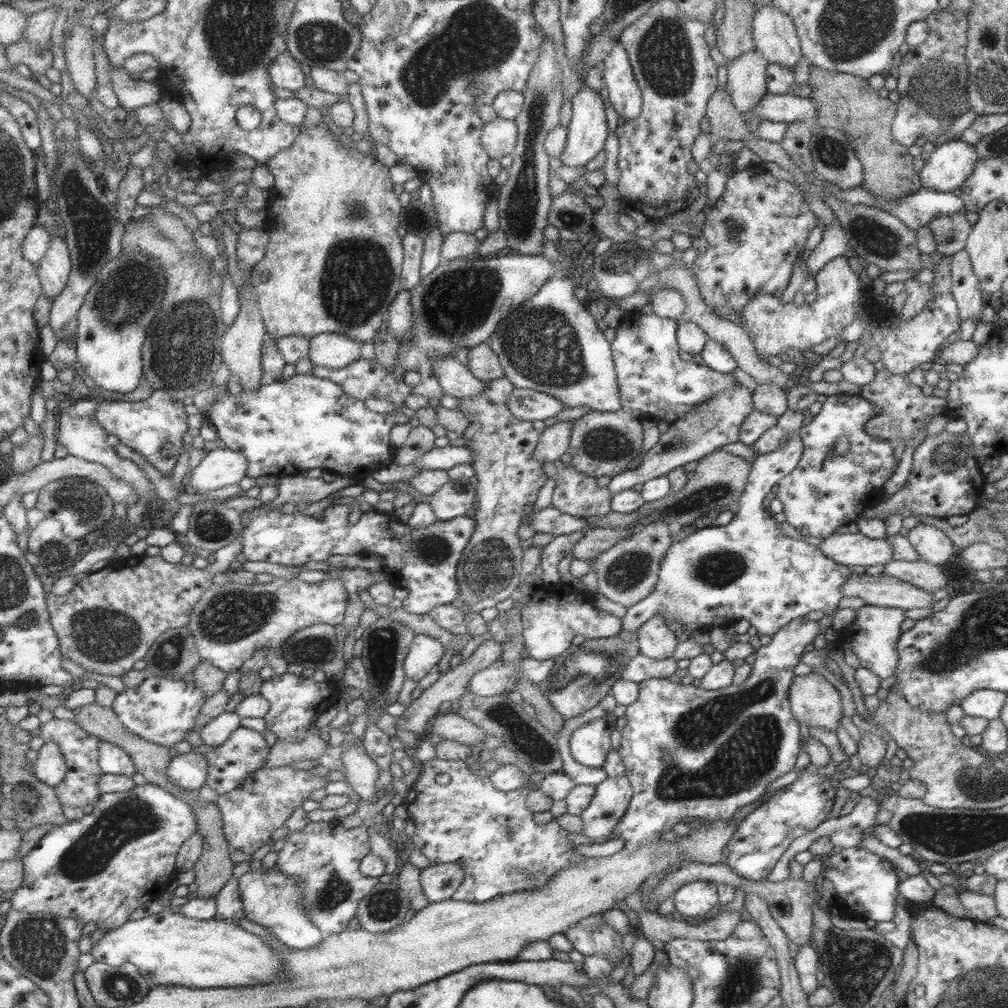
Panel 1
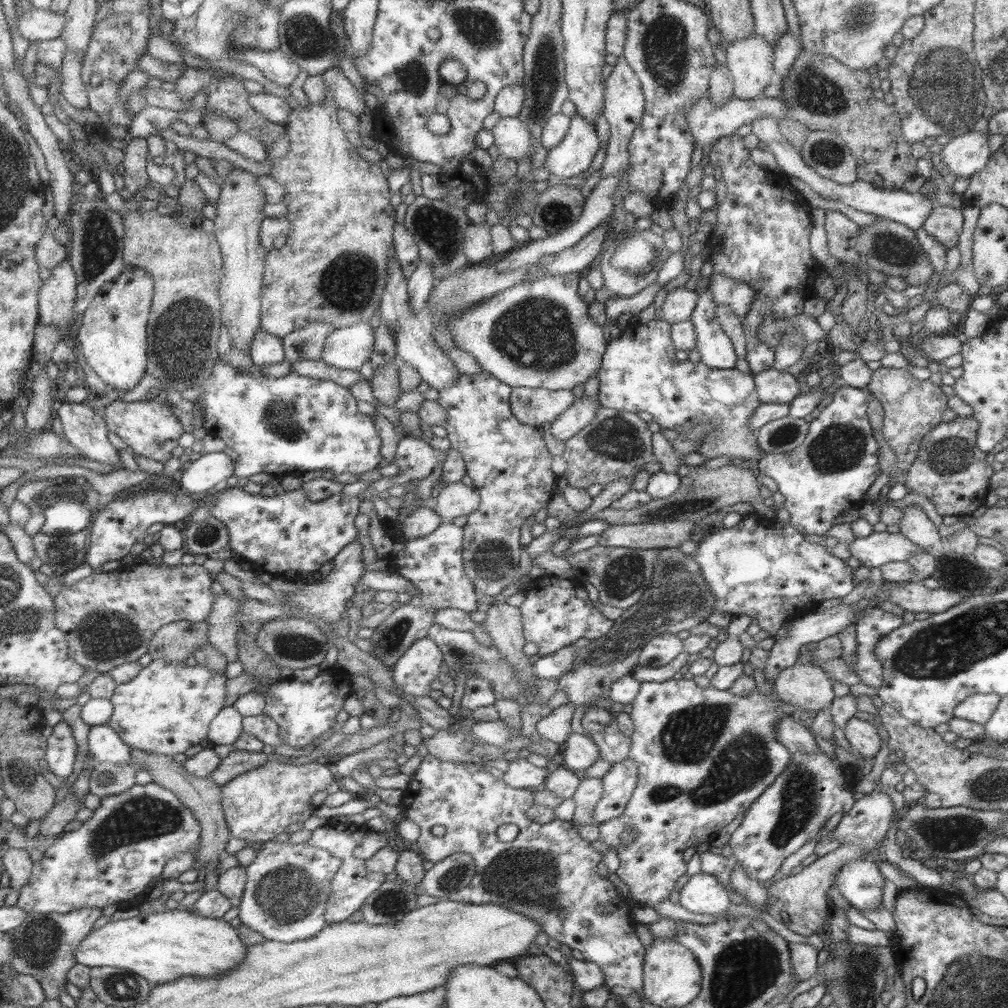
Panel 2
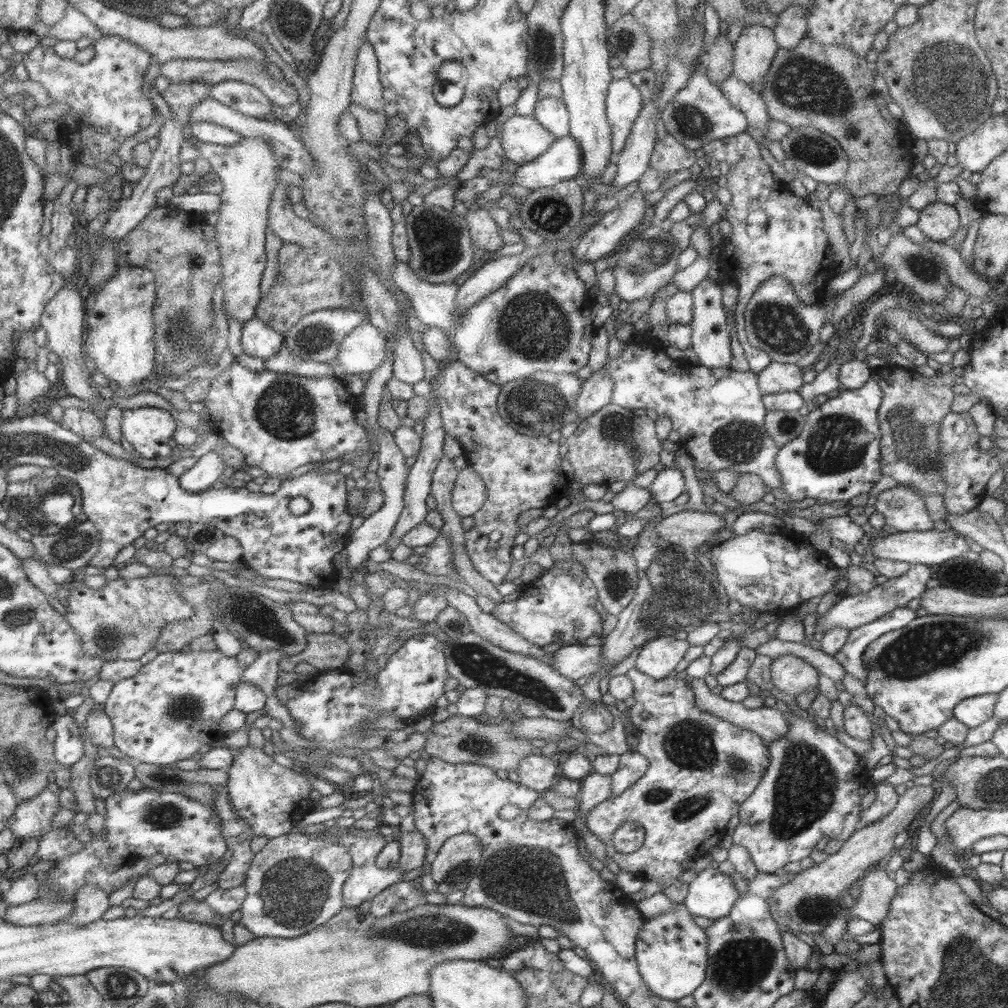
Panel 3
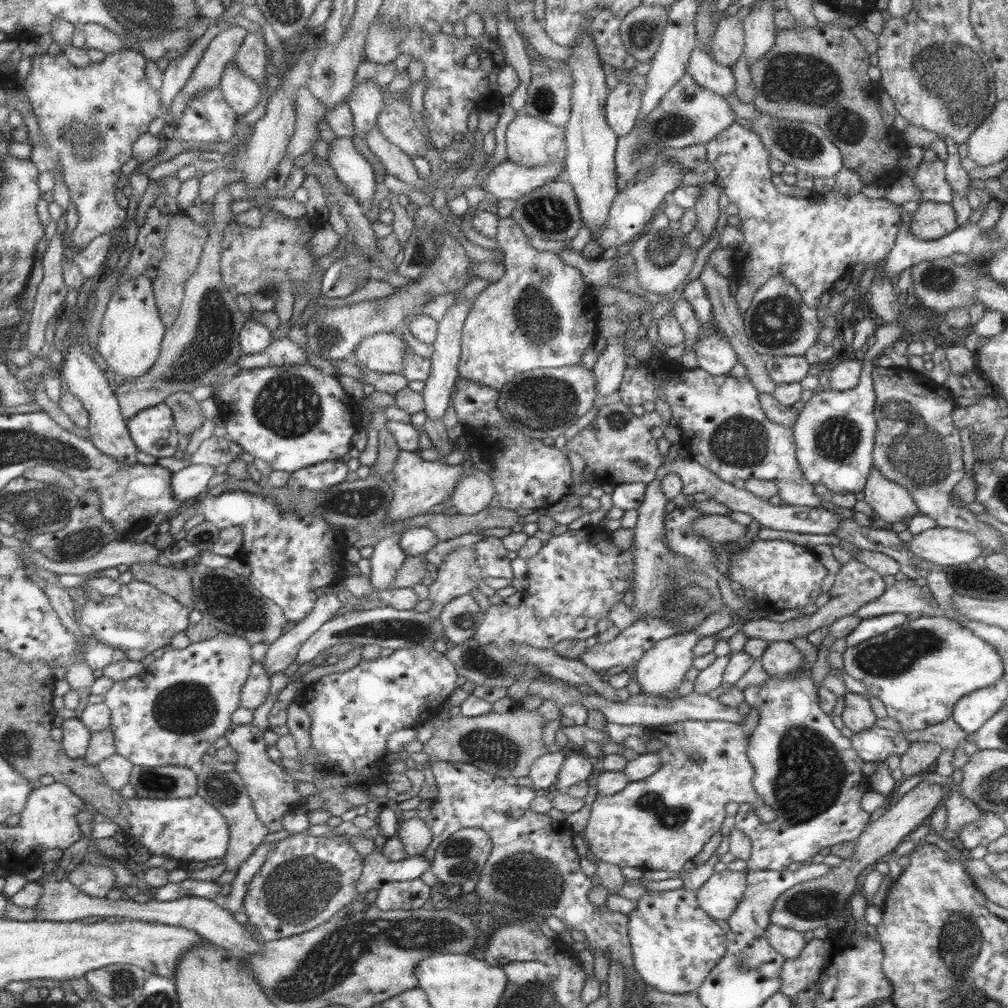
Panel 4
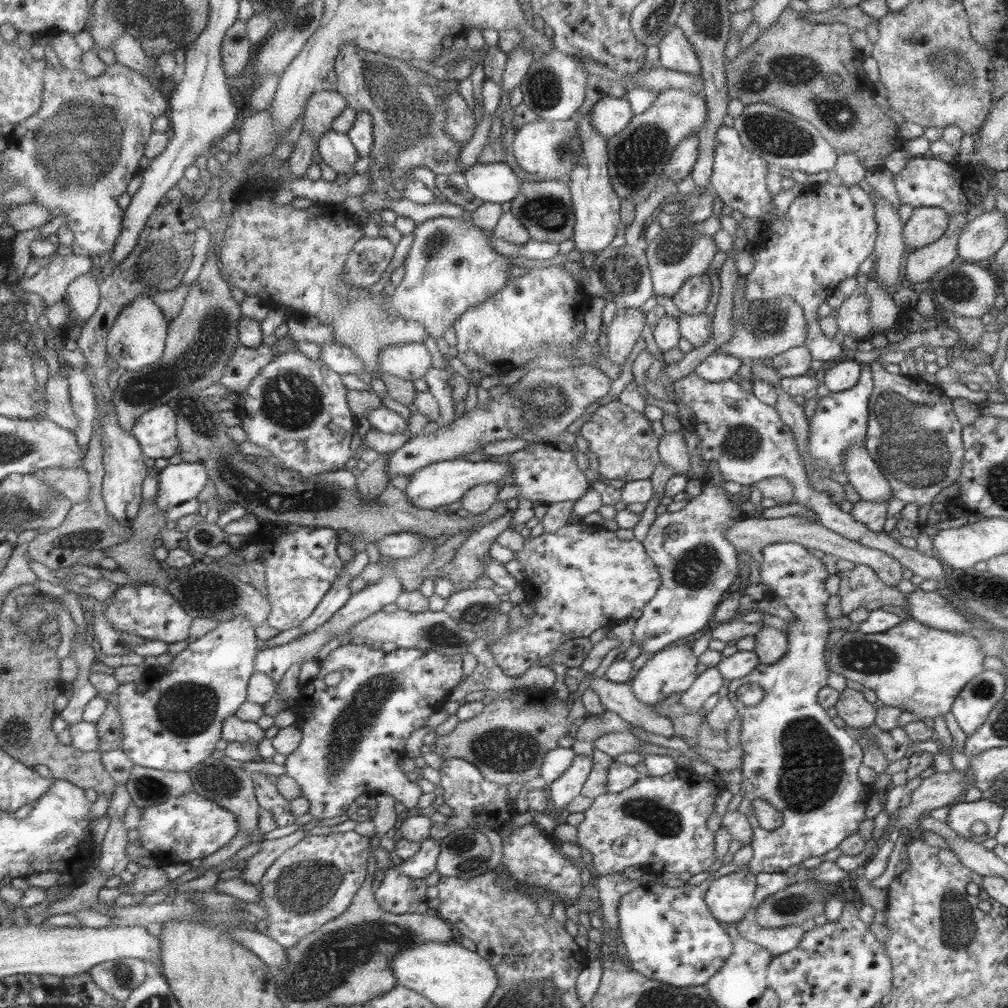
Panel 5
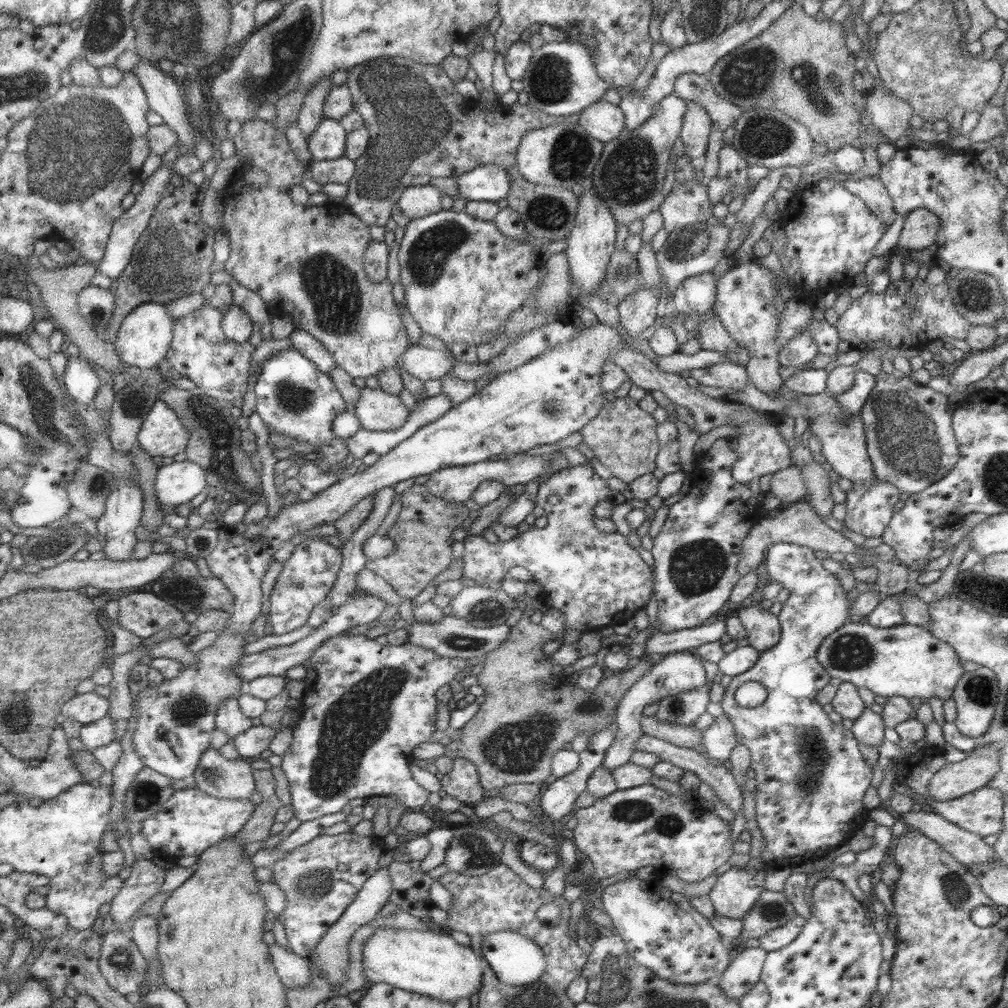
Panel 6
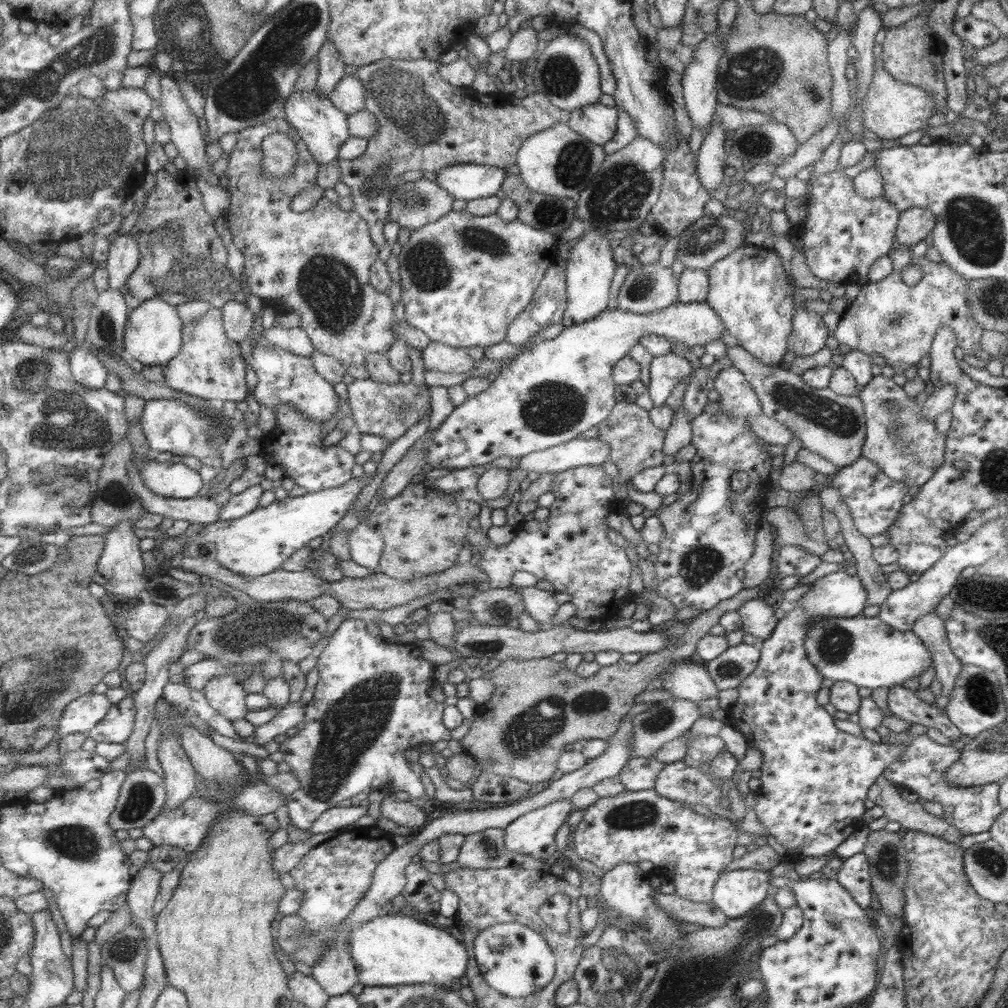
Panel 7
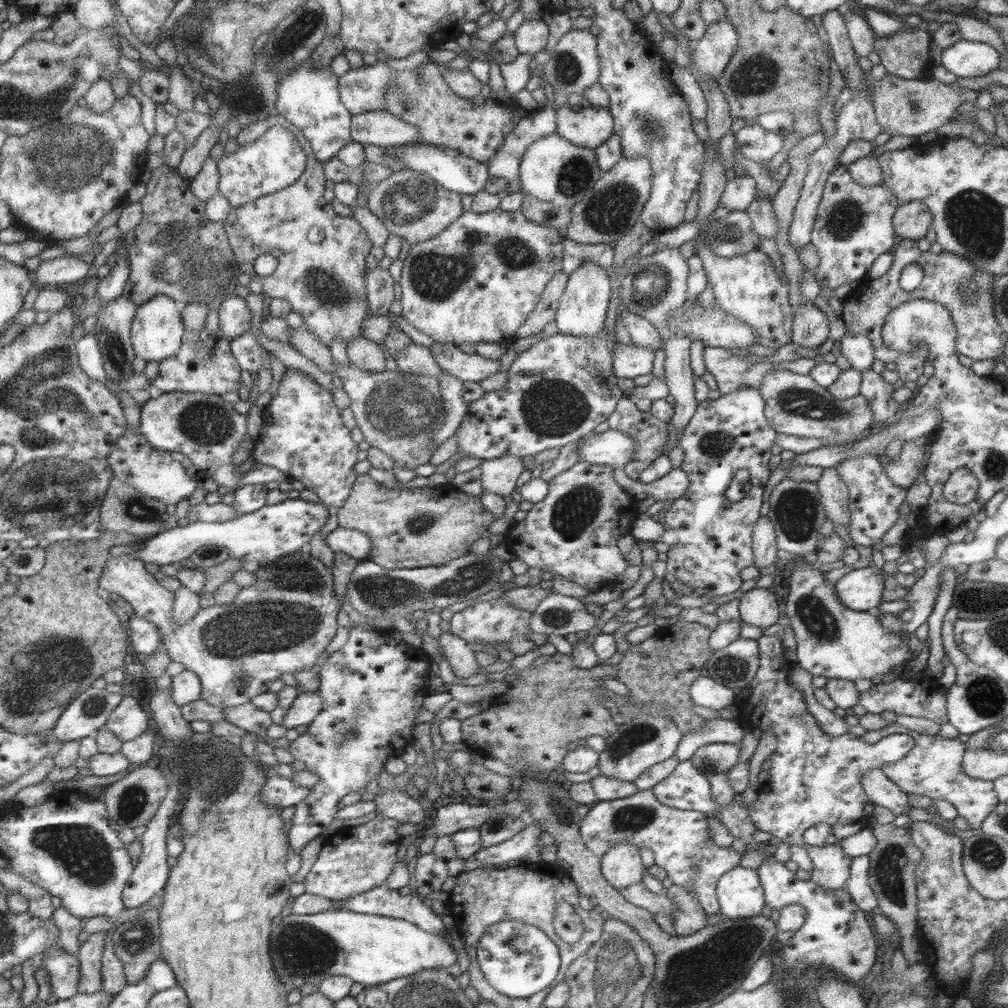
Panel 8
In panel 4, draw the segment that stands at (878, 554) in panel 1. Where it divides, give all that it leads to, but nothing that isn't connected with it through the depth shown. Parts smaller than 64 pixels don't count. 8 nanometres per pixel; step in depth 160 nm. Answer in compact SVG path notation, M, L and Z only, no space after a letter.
M937 526L913 534L913 538L905 544L913 556L924 558L940 567L974 562L984 550L973 533Z

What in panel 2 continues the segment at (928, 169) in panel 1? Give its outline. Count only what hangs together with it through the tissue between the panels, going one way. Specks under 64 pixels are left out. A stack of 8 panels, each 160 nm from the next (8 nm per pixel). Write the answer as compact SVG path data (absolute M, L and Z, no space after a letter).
M981 116L975 121L973 128L969 132L950 137L948 143L943 145L939 155L941 156L941 162L945 164L945 168L948 171L946 179L949 182L958 176L969 178L972 174L979 172L979 170L986 165L992 153L989 149L989 142L987 141L987 135L990 134L986 129L987 123L988 119Z

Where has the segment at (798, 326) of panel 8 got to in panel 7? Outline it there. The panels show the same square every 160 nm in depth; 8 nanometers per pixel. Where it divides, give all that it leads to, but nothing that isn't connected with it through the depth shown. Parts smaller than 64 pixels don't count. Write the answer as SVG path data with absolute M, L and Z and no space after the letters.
M798 309L792 319L792 330L787 340L787 352L794 356L811 356L825 347L830 329L821 320L821 314Z

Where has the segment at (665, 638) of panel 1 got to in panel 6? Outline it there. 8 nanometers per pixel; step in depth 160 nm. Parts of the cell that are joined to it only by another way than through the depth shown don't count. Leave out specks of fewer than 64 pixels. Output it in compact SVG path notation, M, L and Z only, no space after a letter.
M692 651L671 652L660 656L654 665L646 671L637 682L625 692L619 701L614 712L614 723L616 724L613 733L613 742L607 748L605 756L601 762L601 767L613 771L616 767L622 766L629 761L629 756L636 752L635 741L644 733L641 726L641 710L652 702L659 702L667 696L687 692L689 690L699 690L705 682L705 671L703 670L702 659L694 655Z

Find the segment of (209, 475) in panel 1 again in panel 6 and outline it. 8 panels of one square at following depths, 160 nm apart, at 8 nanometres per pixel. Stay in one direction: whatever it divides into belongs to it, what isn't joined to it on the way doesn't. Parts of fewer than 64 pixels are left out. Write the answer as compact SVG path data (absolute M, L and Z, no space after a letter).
M187 459L161 464L154 478L156 500L174 507L190 501L206 487L205 471Z

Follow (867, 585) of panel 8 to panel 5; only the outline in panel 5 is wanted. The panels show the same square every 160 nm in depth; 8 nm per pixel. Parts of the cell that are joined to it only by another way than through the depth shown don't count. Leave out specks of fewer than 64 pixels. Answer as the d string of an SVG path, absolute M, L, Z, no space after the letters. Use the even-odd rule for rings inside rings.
M777 542L762 549L760 564L761 584L769 588L769 593L783 600L793 620L787 623L786 653L771 664L757 663L746 675L730 680L726 697L734 702L736 714L740 716L739 745L742 756L742 782L739 794L741 802L738 812L743 814L752 829L749 842L752 857L748 871L754 875L760 872L782 873L789 866L799 864L811 856L823 856L833 850L850 834L858 832L859 824L865 819L865 806L870 794L870 786L862 784L857 777L857 769L862 764L862 748L851 738L845 727L838 728L831 721L825 709L817 702L816 694L826 685L830 671L825 668L825 643L830 632L825 615L825 602L829 593L825 589L828 577L825 565L810 551L795 542ZM745 683L757 683L764 690L763 698L757 706L741 705L734 692ZM755 799L770 803L782 817L782 824L775 830L767 831L758 826L751 802Z

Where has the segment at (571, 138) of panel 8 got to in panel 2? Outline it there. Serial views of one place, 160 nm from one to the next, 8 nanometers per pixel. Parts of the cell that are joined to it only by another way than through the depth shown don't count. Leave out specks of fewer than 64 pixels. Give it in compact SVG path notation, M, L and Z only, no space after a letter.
M621 56L616 57L613 71L607 76L604 87L605 94L602 114L609 124L609 137L599 172L603 174L602 177L619 173L623 178L625 174L622 174L622 172L626 170L629 160L627 141L643 116L644 96L639 79L635 77L635 74Z

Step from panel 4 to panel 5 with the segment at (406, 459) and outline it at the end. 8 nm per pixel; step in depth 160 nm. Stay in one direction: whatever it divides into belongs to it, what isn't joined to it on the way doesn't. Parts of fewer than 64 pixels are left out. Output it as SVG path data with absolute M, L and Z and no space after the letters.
M459 458L455 460L440 460L423 466L411 476L407 476L409 483L403 492L406 494L406 499L413 506L434 510L434 508L443 507L445 504L461 500L465 492L476 484L499 482L504 476L510 474L510 471L513 477L513 470L507 461L492 462L489 459L483 459L478 462L471 462Z

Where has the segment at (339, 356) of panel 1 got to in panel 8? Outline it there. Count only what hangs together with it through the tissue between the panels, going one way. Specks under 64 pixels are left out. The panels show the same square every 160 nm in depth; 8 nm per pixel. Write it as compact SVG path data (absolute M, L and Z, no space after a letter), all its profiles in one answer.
M433 342L428 348L440 369L462 382L479 382L499 371L499 359L491 360L479 354L464 354L457 346Z

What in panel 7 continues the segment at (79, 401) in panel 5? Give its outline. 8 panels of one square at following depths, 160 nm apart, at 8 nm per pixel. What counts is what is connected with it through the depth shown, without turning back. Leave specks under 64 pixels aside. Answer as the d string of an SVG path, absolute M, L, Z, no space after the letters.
M86 342L73 348L68 358L71 374L74 375L79 384L92 389L105 386L105 378L107 378L109 370L95 354L91 354L87 350Z

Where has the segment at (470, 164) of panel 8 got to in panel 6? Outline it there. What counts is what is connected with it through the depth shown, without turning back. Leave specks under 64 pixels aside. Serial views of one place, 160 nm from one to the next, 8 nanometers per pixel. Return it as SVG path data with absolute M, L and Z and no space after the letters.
M497 165L476 166L456 177L458 194L467 201L494 202L505 198L510 187L506 170Z

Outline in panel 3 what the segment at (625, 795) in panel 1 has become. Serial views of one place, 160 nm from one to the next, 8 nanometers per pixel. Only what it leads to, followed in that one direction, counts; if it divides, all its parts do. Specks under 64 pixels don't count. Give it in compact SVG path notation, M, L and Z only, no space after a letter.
M627 751L619 755L617 769L611 778L611 795L609 798L620 796L623 790L631 787L647 771L647 760L637 752Z

